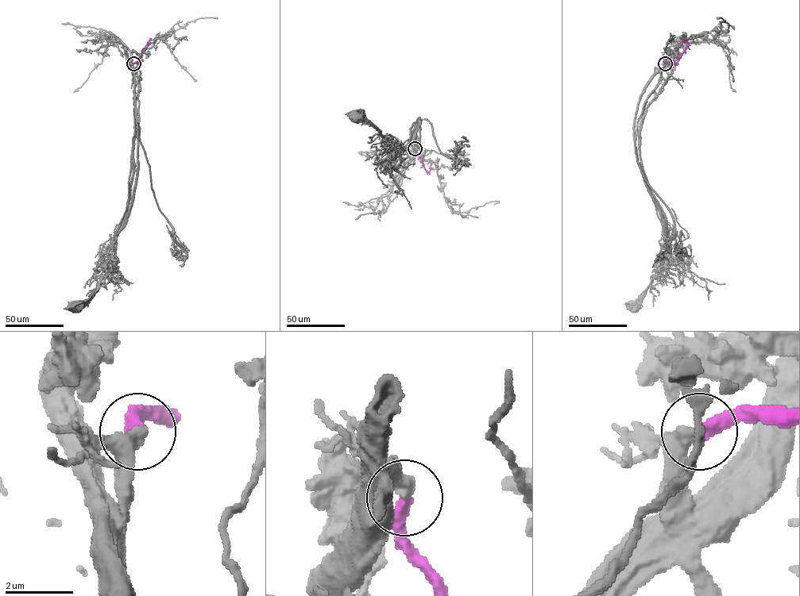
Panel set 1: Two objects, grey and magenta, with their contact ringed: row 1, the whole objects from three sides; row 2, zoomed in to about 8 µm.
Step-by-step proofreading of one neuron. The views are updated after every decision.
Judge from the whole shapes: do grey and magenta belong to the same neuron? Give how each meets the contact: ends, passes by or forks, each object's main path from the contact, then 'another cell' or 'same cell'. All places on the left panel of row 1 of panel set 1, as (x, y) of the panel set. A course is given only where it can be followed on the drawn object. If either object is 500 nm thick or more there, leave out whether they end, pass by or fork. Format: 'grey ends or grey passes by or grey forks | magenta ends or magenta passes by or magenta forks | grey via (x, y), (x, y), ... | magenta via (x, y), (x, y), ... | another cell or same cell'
grey ends | magenta ends | grey via (133, 63), (135, 139), (127, 209), (122, 228), (116, 236), (114, 265), (88, 298), (75, 304) | magenta via (133, 63), (140, 61), (148, 43) | same cell

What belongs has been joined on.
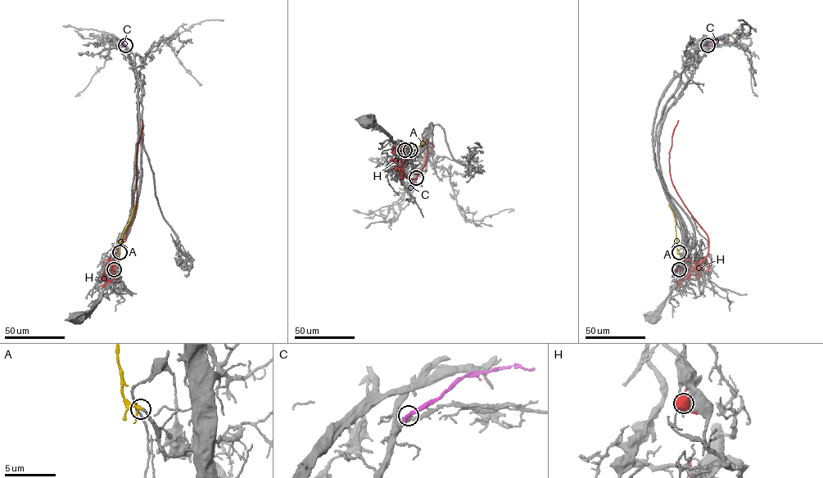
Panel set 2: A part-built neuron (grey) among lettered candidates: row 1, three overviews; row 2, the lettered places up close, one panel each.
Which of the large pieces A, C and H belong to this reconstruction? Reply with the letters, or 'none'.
A

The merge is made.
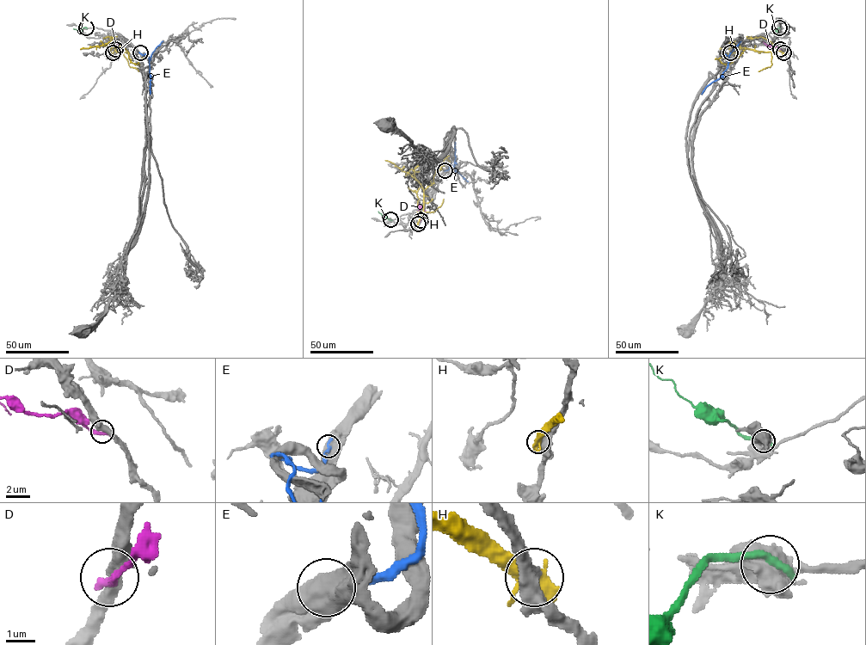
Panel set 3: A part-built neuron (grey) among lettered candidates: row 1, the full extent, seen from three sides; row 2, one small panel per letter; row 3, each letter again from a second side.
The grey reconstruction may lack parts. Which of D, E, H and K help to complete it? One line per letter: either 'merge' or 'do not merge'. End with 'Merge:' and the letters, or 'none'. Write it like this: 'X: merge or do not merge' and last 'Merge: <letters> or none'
D: do not merge
E: do not merge
H: do not merge
K: do not merge
Merge: none

